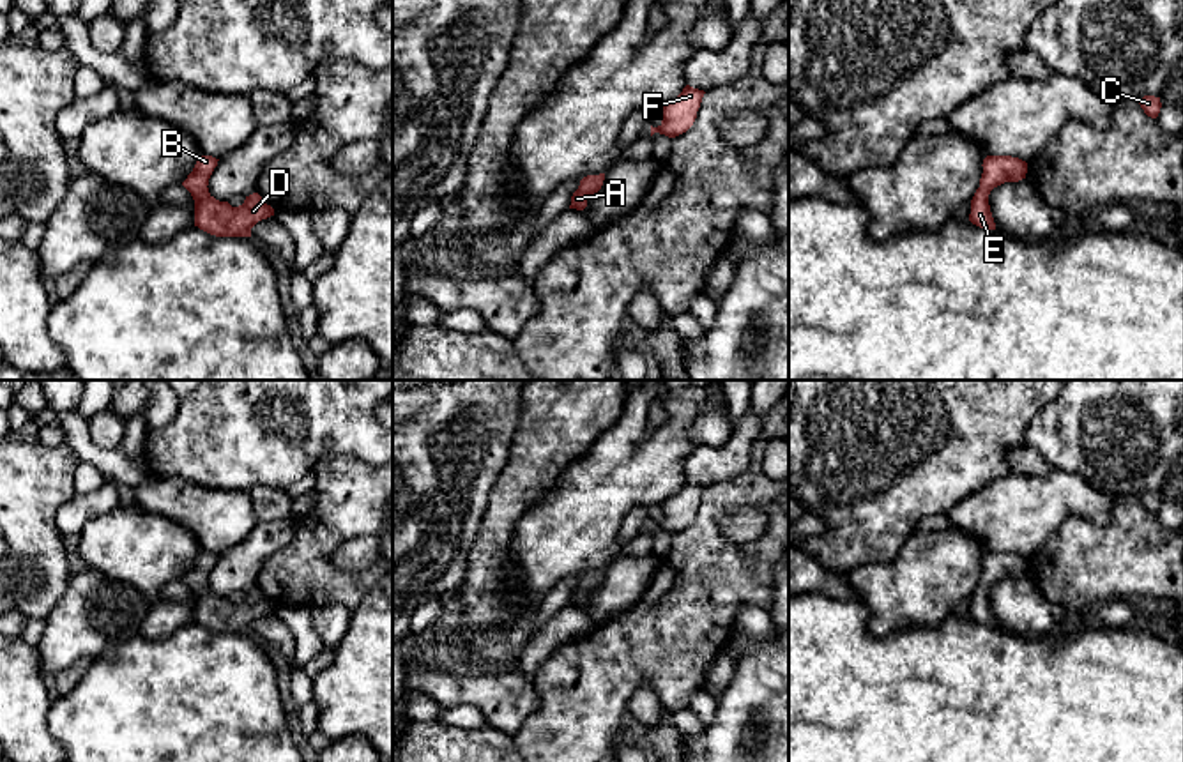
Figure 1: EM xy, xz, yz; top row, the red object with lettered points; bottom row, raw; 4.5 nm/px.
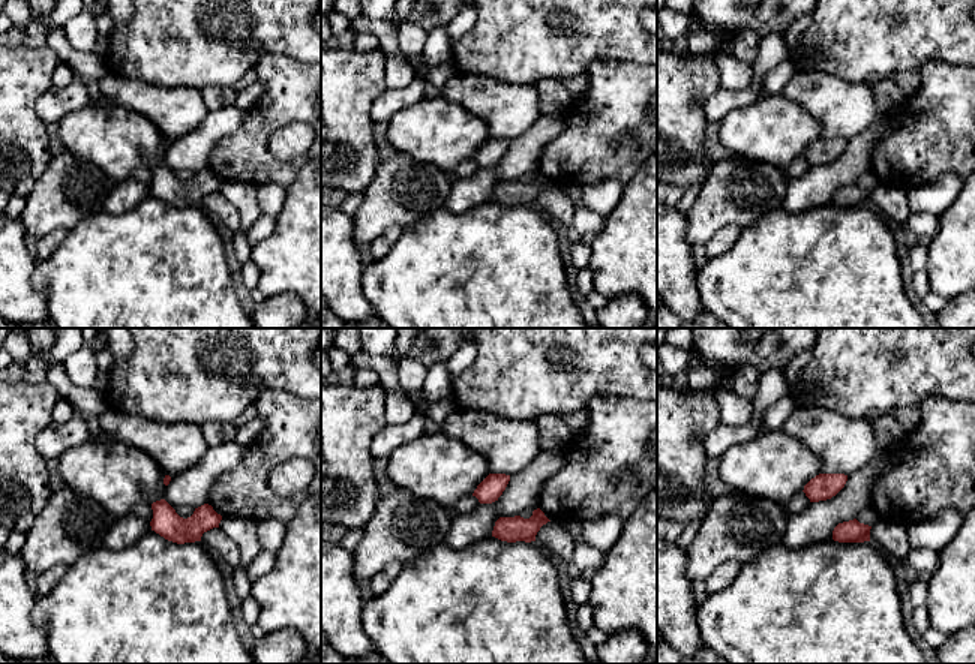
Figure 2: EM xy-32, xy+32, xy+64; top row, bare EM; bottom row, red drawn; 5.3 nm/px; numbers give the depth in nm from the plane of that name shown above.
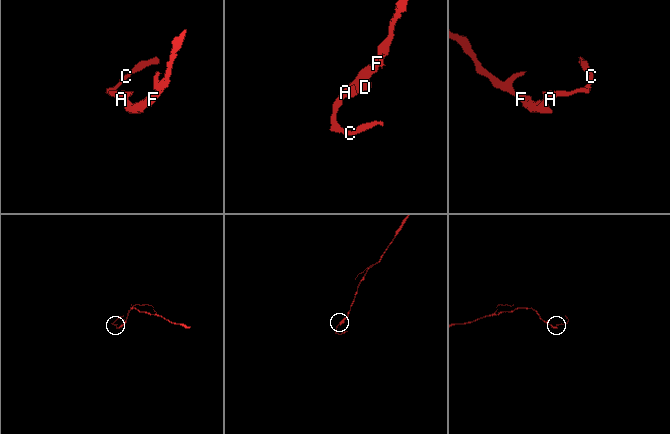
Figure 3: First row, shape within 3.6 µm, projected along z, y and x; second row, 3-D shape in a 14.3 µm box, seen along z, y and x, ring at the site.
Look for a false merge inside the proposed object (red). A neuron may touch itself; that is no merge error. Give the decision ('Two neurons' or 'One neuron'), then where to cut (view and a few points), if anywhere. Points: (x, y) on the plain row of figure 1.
One neuron. No split

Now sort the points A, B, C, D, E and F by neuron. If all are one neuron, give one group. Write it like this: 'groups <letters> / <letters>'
groups A B C D E F

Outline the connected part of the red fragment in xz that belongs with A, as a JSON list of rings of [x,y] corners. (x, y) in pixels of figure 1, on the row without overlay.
[[[605,569],[584,573],[578,585],[571,592],[569,605],[584,606],[587,603],[587,596],[601,585],[603,576]]]

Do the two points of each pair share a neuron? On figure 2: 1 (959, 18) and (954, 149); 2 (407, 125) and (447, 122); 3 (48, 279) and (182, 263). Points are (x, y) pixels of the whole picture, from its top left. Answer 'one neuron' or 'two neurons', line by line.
1: two neurons
2: one neuron
3: one neuron

